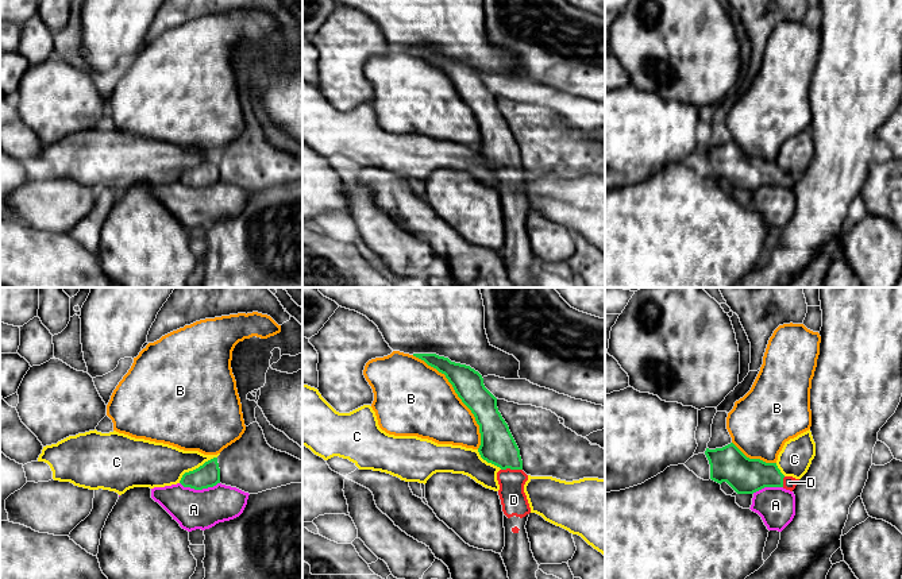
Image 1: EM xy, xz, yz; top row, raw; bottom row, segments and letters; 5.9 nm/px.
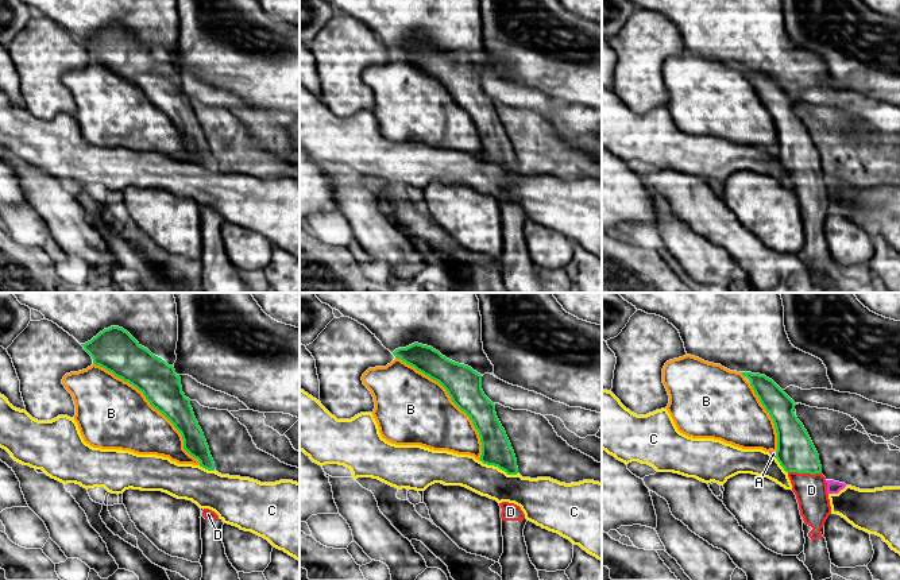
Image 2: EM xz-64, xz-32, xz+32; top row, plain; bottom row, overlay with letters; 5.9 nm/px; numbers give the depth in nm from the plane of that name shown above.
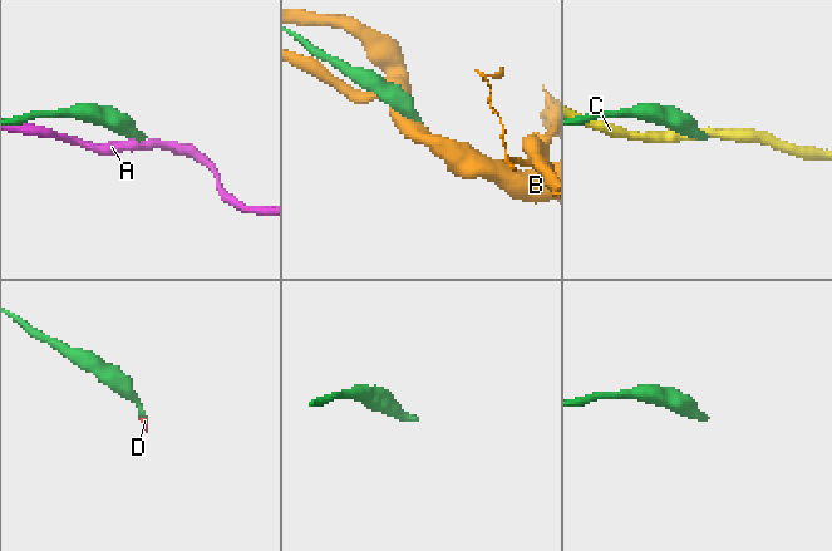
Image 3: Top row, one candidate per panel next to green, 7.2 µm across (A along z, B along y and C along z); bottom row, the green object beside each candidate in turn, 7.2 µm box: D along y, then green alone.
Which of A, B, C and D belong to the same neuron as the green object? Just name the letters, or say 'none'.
D

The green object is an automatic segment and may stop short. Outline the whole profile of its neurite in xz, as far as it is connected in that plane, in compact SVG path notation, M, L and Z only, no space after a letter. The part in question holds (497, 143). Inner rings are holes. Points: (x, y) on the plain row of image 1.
M413 51L444 72L462 100L479 123L483 158L501 167L497 170L498 193L504 209L505 244L501 255L516 287L540 287L539 262L531 248L525 227L531 205L524 190L528 173L523 169L520 147L497 105L497 96L485 85L482 73L470 63L451 59L436 51Z

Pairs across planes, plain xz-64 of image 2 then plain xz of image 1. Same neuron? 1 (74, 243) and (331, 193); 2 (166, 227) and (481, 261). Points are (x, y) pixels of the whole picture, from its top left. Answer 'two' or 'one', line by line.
1: two
2: two

